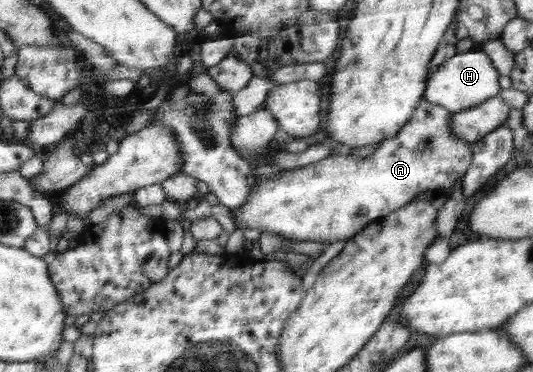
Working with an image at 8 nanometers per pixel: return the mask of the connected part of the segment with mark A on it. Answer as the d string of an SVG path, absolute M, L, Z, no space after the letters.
M423 98L410 121L407 121L403 129L395 134L395 138L383 141L368 158L357 158L351 154L334 154L305 167L282 171L274 179L261 178L257 187L251 191L251 197L246 200L246 204L234 209L233 219L236 228L243 230L250 227L261 232L278 233L289 239L331 244L342 239L348 240L373 220L402 208L423 192L450 190L463 179L465 172L473 163L473 144L469 144L469 141L457 140L455 134L451 132L453 116L449 109L441 105L433 105Z

